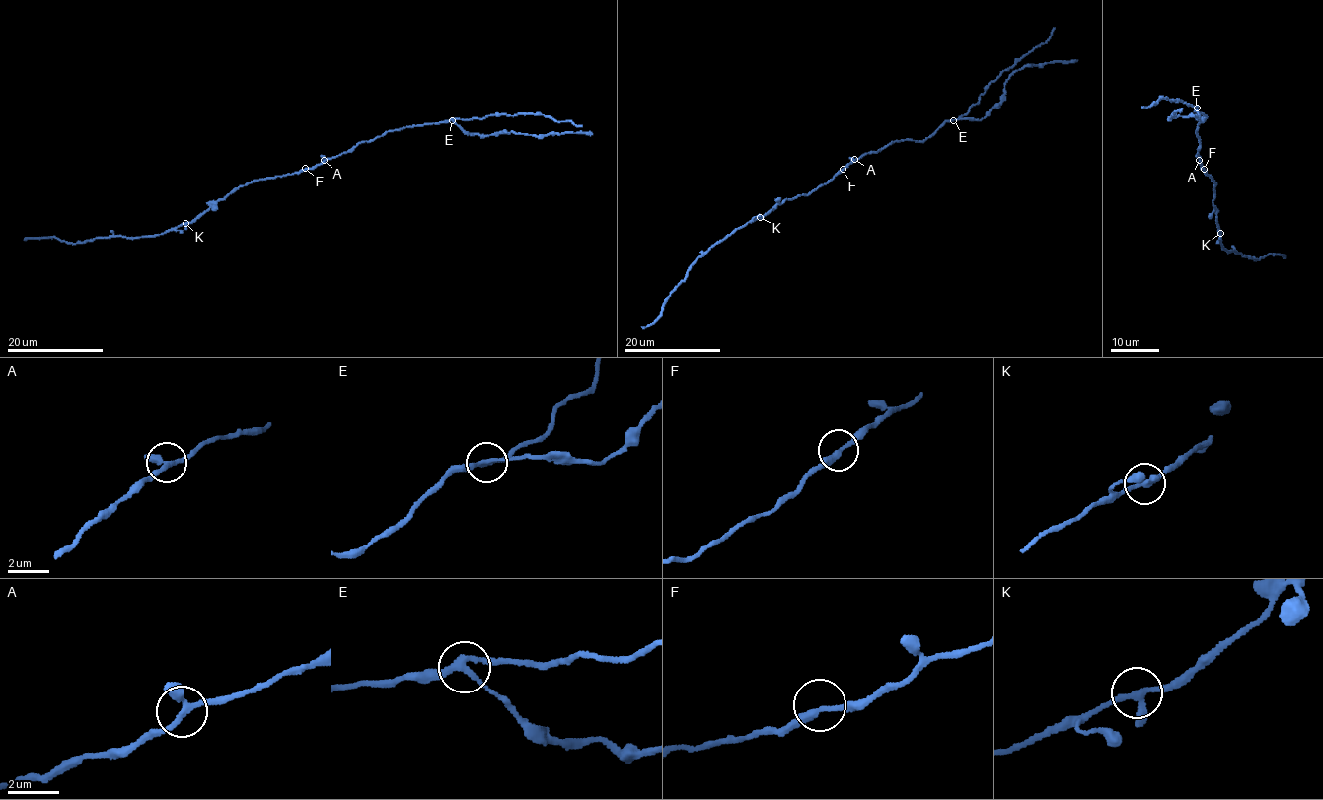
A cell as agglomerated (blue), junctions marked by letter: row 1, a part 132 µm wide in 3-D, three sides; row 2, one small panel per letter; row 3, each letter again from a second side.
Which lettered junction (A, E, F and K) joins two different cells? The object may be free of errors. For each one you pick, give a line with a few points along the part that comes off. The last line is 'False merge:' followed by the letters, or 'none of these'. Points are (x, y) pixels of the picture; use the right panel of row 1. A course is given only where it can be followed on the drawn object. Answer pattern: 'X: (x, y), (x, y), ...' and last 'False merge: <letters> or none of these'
E: (1196, 109), (1201, 118), (1206, 119), (1176, 116), (1169, 118), (1173, 112), (1181, 111)
False merge: E

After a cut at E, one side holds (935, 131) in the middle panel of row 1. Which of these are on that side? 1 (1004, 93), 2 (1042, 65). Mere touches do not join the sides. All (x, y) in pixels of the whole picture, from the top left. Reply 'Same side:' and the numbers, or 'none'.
Same side: none

